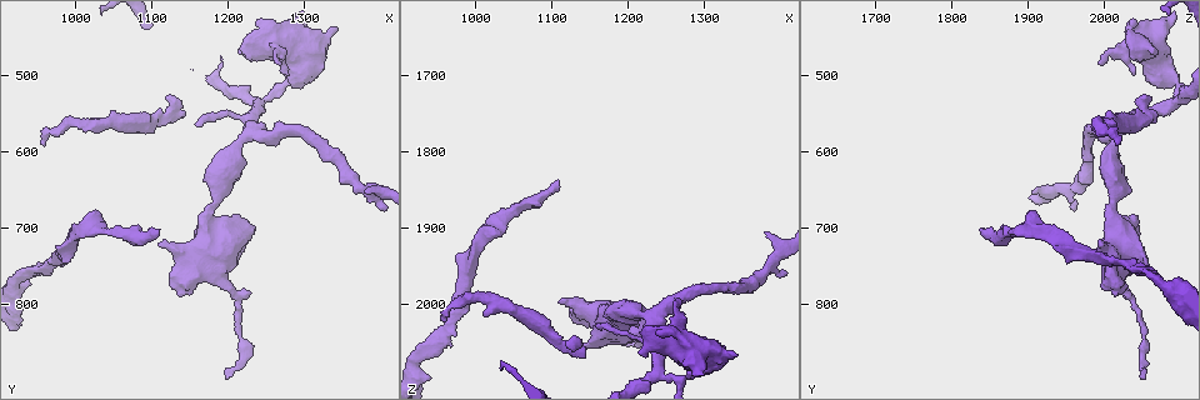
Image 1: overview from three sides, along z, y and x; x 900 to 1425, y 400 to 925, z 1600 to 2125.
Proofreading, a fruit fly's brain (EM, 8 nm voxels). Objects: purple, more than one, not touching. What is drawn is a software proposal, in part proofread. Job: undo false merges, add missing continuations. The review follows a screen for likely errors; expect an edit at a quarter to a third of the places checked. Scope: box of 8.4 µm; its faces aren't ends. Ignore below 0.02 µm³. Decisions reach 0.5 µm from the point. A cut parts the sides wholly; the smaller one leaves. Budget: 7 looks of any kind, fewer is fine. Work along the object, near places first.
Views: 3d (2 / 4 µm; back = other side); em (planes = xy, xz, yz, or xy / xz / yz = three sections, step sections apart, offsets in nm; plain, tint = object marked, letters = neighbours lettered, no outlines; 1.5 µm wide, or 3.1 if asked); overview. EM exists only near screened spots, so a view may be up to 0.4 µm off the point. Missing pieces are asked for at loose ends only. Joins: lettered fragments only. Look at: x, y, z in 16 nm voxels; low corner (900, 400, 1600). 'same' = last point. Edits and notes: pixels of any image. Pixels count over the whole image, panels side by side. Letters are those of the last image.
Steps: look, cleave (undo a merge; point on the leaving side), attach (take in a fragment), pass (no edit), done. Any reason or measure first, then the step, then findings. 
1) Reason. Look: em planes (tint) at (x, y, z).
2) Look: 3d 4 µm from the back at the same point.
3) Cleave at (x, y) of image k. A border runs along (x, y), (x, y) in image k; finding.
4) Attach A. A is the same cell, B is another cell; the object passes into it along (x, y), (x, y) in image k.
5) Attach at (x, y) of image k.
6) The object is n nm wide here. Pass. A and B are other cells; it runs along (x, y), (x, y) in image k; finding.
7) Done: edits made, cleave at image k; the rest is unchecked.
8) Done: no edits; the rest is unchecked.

Thick end. Look: em yz step 4 (letters) at (1105, 720, 1990).

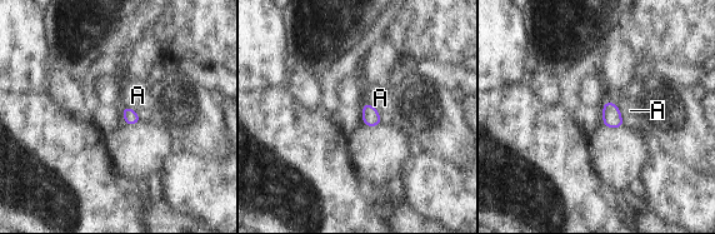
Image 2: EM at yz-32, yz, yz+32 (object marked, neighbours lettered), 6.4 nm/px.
Look: em planes (letters) at the same point.

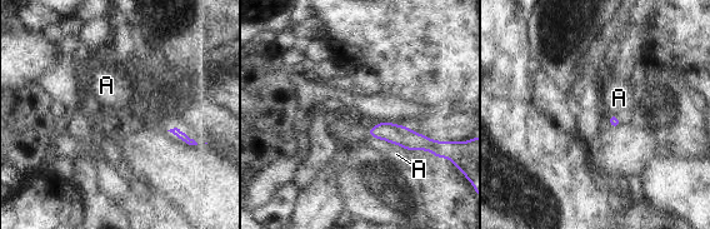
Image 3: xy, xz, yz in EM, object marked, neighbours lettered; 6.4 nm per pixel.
Pass. A is another cell; it runs along (371, 133), (394, 133), (430, 144) in image 3; no lettered fragment goes on from it.

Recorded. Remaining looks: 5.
Calibre changes. Look: em planes (letters) at (1225, 575, 2015).

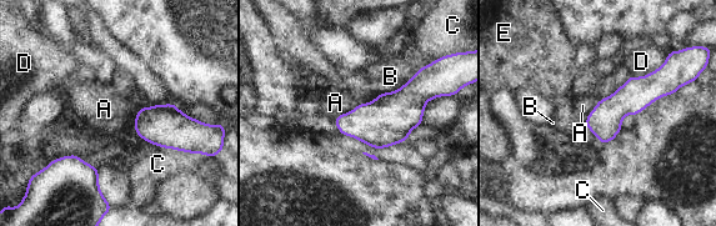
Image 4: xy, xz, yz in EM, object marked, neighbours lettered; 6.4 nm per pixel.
Pass. A, B, C, D and E are other cells; it runs along (672, 78), (589, 124) in image 4; continuous, no second cell.

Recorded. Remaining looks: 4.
Free end. Look: 3d 2 µm from the back at (1340, 440, 2065).

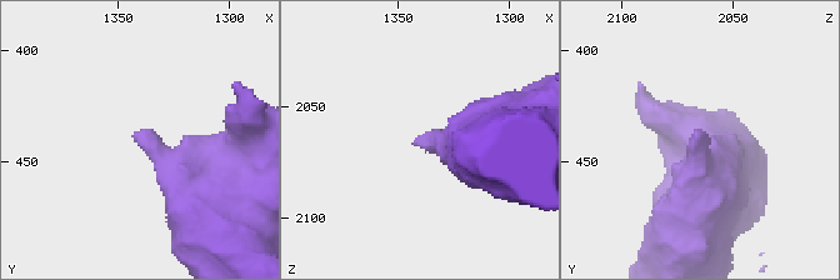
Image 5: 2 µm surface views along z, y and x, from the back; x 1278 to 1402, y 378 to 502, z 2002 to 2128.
Look: em planes (letters) at (1339, 437, 2064).

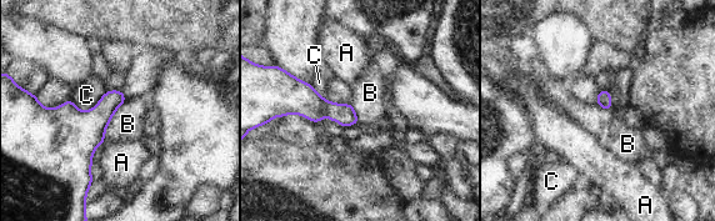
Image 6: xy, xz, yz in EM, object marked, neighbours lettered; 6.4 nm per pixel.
The longest contact is with B, 320 nm. Pass. A, B and C are other cells; a border runs along (126, 100), (109, 122), (104, 142) in image 6; no lettered fragment goes on from it.

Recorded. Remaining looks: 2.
Done: no edits; the rest is unchecked.

